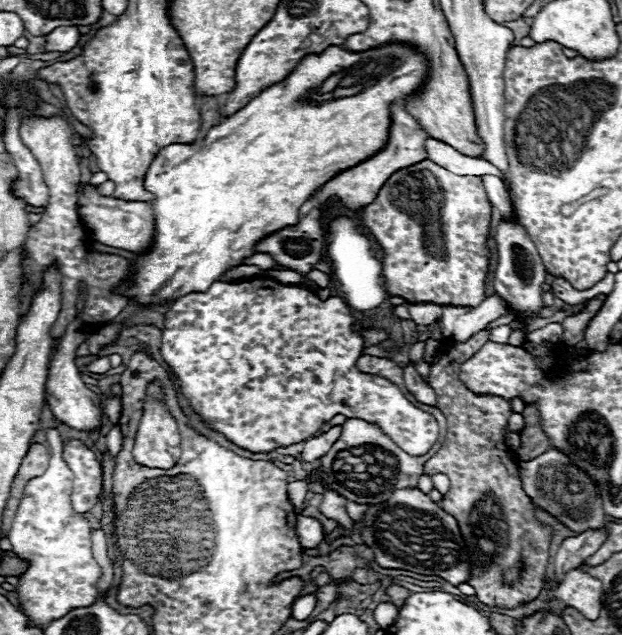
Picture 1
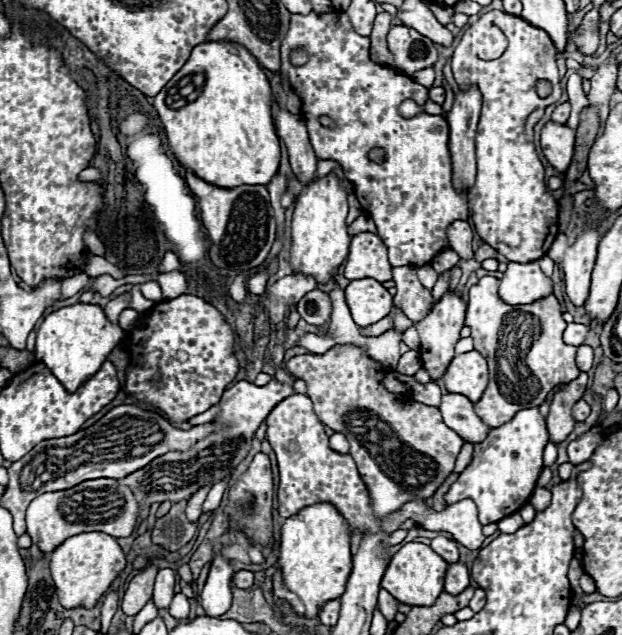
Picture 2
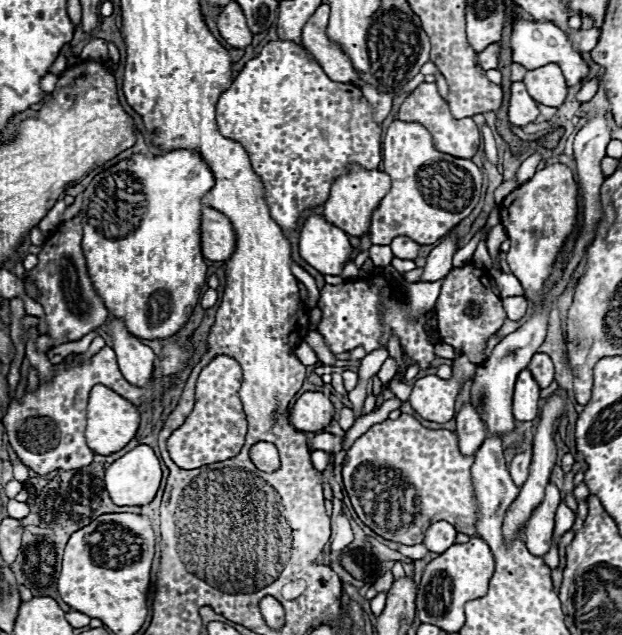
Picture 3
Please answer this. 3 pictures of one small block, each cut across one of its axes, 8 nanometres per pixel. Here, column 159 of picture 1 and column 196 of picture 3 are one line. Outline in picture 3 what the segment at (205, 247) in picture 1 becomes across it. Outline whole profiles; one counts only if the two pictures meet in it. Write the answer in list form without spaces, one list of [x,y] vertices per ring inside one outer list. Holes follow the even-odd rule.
[[[174,150],[168,154],[160,154],[160,156],[142,156],[142,154],[134,154],[122,162],[118,162],[116,166],[100,172],[98,176],[94,176],[94,180],[90,182],[90,186],[84,190],[84,200],[82,200],[82,226],[84,226],[84,238],[82,238],[82,250],[88,262],[88,276],[92,280],[92,286],[96,290],[96,294],[102,298],[104,306],[108,308],[110,316],[124,320],[124,326],[130,334],[142,338],[142,340],[164,340],[174,336],[190,318],[194,306],[200,302],[200,294],[202,294],[202,286],[206,284],[206,264],[204,264],[204,256],[200,250],[200,210],[202,210],[202,196],[214,186],[214,176],[210,172],[210,168],[202,162],[200,154],[194,150]]]

